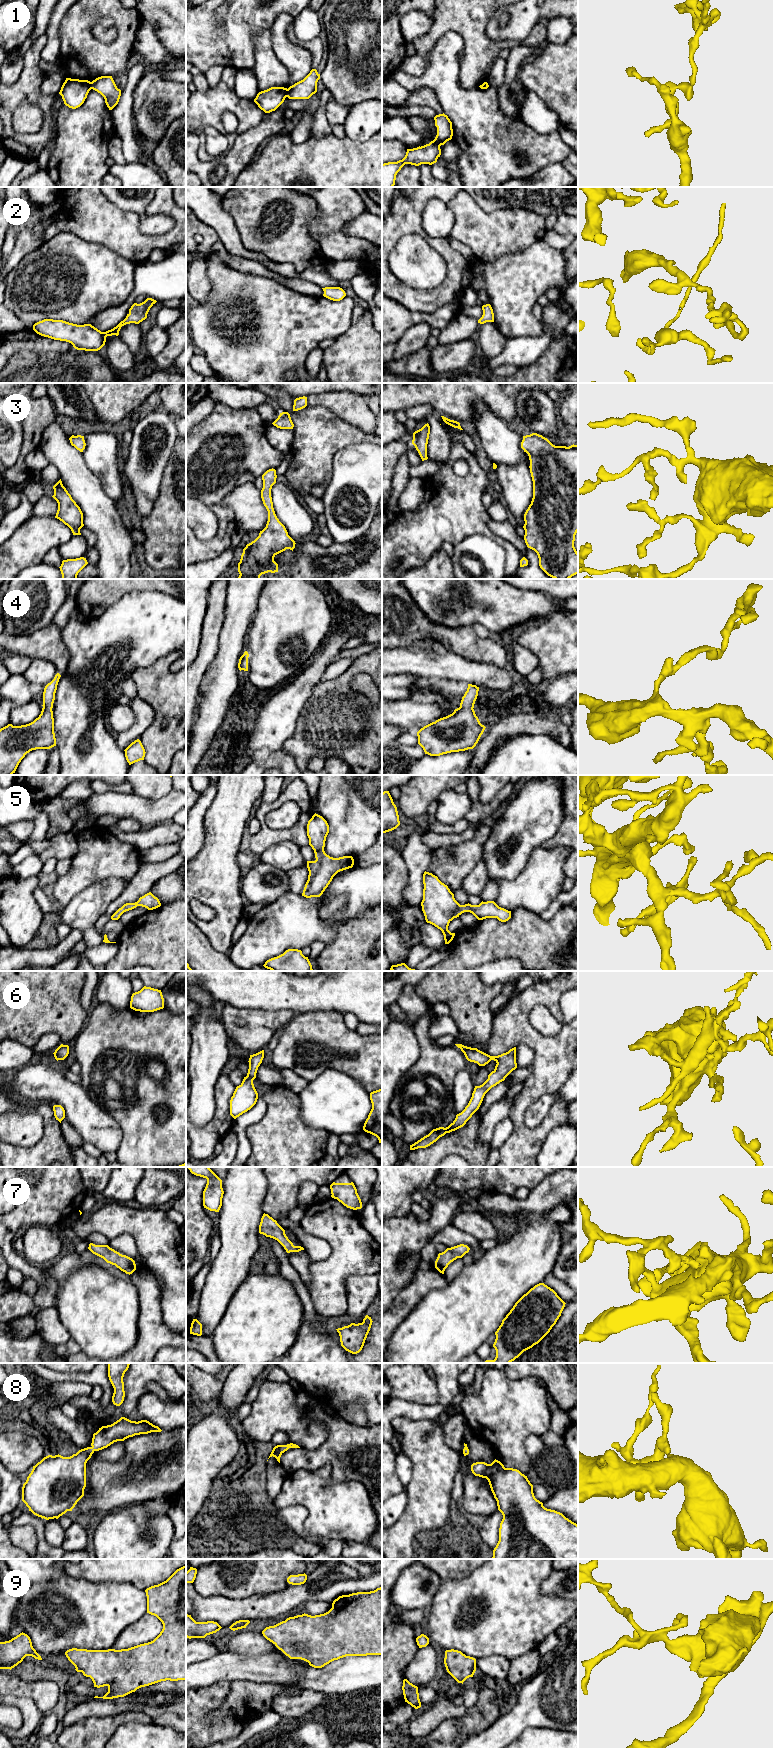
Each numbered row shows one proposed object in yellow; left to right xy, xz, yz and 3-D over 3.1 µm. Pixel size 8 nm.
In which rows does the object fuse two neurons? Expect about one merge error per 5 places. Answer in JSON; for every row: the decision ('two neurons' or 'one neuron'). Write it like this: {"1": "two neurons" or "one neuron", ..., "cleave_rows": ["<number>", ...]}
{"1": "two neurons", "2": "one neuron", "3": "one neuron", "4": "one neuron", "5": "one neuron", "6": "one neuron", "7": "one neuron", "8": "one neuron", "9": "one neuron", "cleave_rows": ["1"]}

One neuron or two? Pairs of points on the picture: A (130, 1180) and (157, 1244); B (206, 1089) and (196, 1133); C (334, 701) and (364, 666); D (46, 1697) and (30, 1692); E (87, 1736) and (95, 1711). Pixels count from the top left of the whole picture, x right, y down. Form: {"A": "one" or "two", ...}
{"A": "two", "B": "two", "C": "one", "D": "one", "E": "two"}

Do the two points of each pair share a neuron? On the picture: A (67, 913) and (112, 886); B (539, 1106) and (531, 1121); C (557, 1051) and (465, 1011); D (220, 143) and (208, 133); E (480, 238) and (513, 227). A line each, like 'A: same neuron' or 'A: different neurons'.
A: same neuron
B: same neuron
C: different neurons
D: same neuron
E: same neuron

